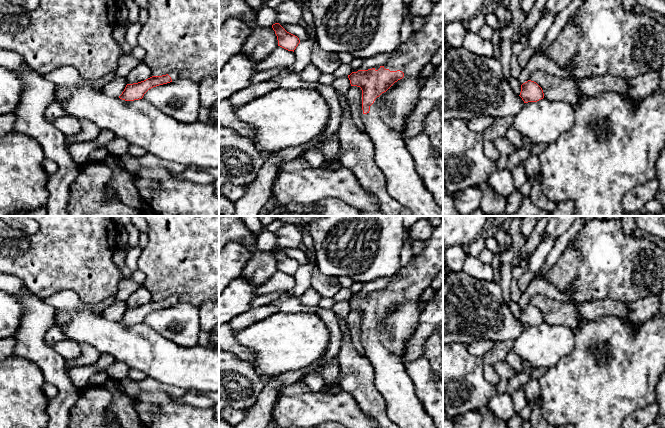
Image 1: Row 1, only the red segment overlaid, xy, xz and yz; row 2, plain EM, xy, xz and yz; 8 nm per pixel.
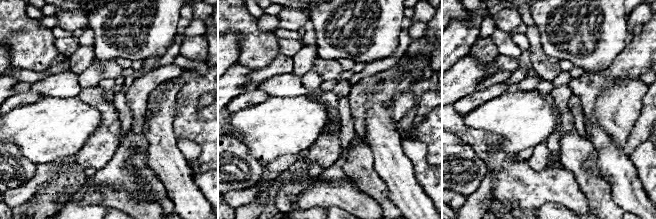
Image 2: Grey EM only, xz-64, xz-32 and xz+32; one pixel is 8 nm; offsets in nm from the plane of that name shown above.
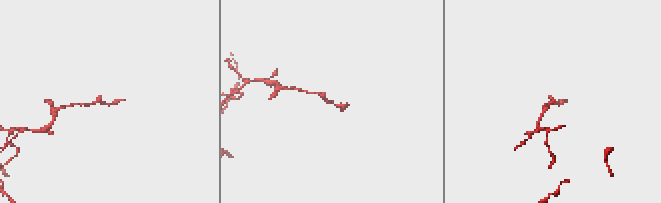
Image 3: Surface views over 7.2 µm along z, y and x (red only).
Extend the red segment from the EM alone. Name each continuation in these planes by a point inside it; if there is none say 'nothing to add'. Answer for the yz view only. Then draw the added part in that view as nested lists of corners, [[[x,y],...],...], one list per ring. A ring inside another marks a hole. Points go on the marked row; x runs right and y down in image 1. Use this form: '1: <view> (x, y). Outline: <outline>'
nothing to add

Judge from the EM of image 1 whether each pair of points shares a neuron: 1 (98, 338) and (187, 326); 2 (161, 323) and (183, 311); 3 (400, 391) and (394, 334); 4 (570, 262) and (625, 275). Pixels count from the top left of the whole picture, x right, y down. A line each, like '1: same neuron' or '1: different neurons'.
1: different neurons
2: same neuron
3: different neurons
4: different neurons

